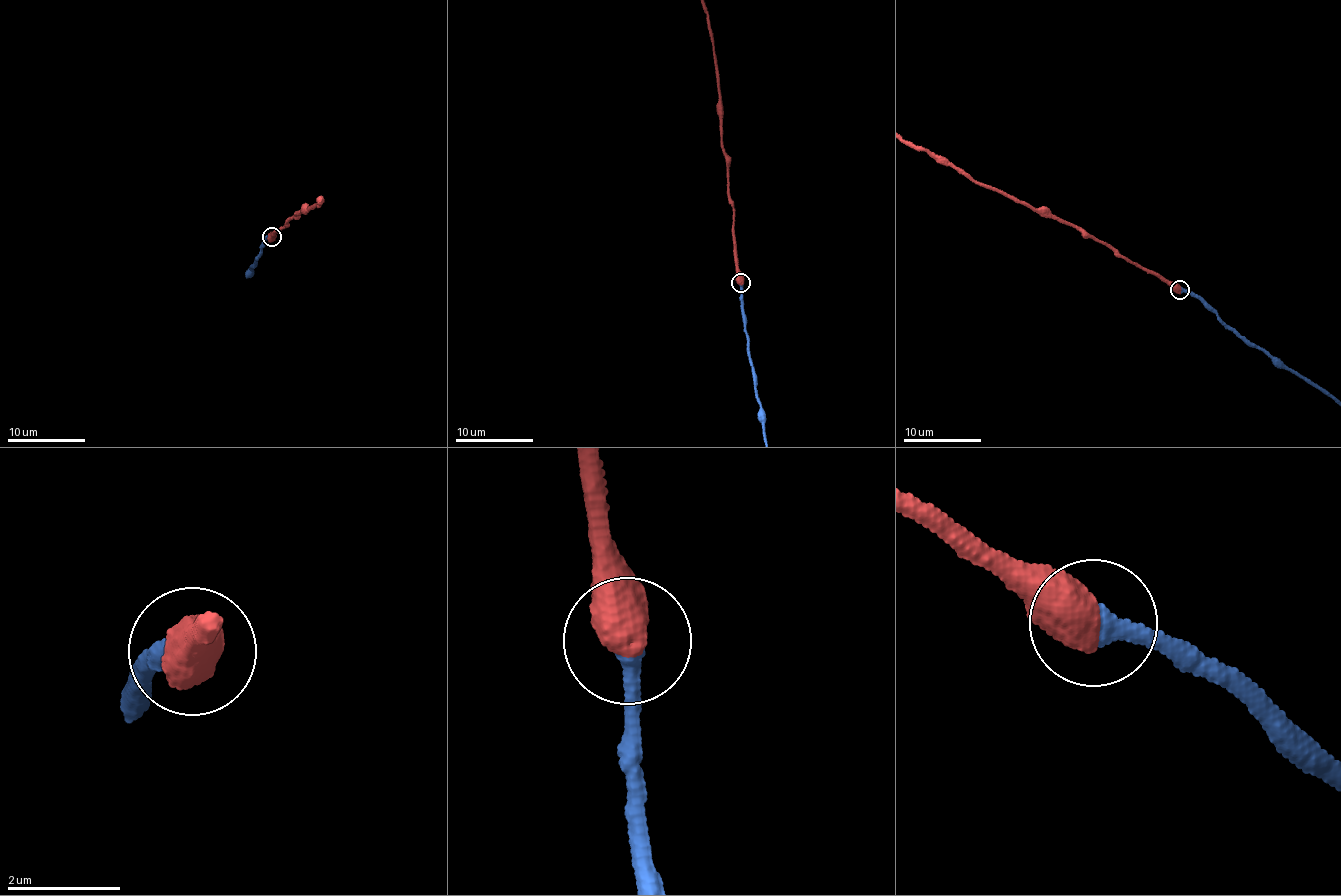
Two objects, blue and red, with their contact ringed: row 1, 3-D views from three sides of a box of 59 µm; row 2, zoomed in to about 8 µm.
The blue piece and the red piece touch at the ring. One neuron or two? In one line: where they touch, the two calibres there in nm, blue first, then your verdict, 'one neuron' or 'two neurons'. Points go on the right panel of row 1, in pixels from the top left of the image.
(1180, 289) | 380/800 nm | one neuron

